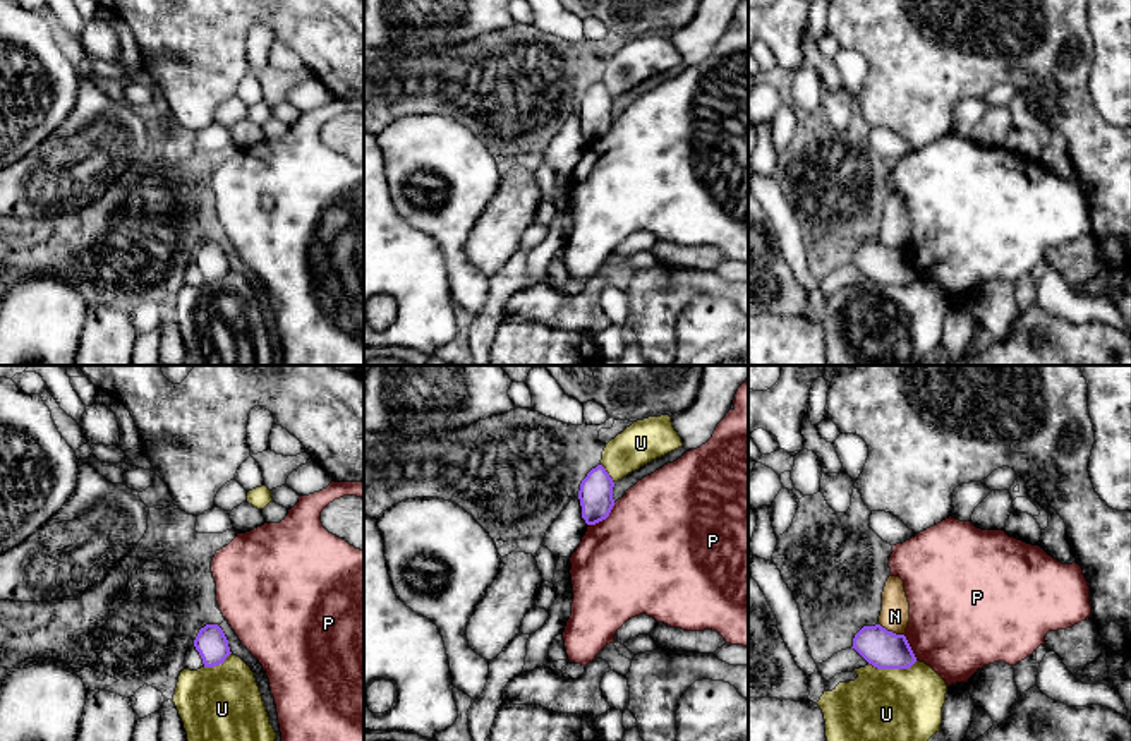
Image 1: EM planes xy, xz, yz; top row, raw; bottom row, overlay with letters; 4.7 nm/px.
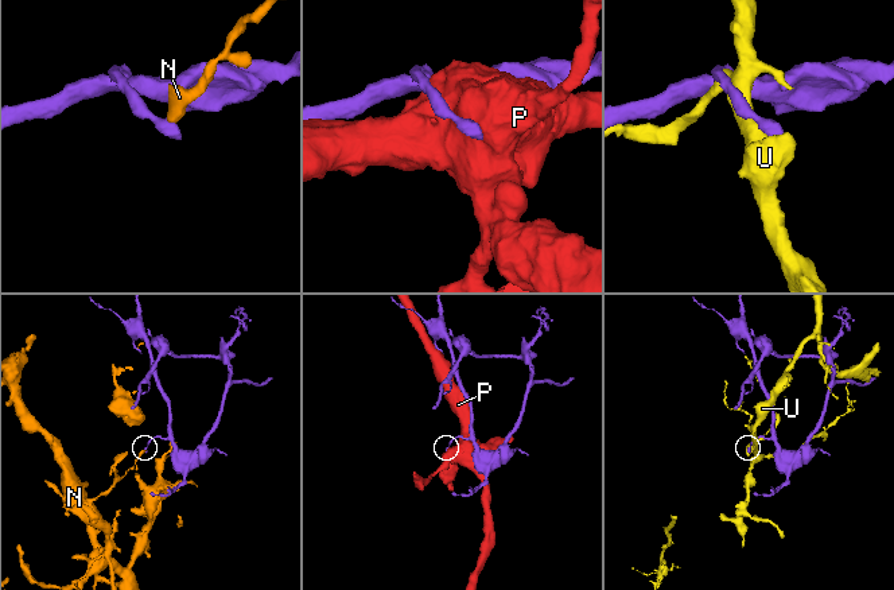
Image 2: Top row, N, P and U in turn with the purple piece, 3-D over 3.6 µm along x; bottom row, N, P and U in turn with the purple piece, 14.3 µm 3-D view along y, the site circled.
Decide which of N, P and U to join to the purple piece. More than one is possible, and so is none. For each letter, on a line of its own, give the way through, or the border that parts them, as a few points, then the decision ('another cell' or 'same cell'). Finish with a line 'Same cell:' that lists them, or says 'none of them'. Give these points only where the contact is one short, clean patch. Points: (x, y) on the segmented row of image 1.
N: along yz (879, 623), (903, 635) | another cell
P: another cell
U: another cell
Same cell: none of them

